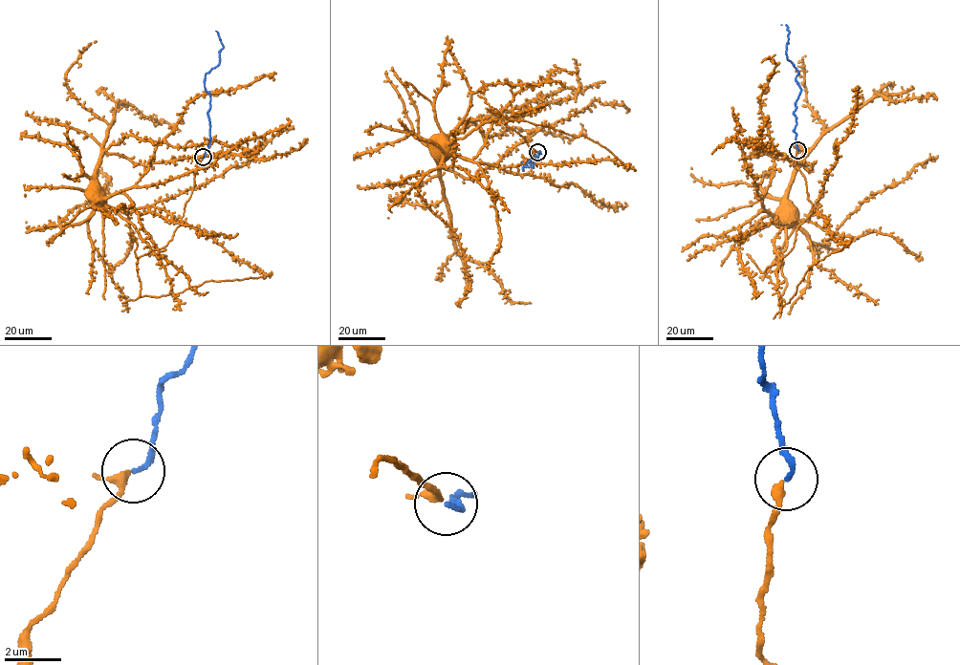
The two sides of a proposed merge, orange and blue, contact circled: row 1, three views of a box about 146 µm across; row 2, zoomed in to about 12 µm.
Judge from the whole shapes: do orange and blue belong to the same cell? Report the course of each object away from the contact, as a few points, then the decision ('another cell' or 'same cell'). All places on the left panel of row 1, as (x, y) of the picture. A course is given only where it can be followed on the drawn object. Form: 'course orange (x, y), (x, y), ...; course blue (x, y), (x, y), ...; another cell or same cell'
course orange (203, 158), (194, 171), (194, 184), (182, 222), (172, 239), (161, 248), (152, 250), (136, 227), (93, 194); course blue (203, 158), (210, 139), (207, 112), (210, 97), (204, 78), (219, 64), (223, 46), (216, 31); same cell

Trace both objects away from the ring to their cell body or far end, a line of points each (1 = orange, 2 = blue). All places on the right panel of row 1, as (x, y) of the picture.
1: (796, 150), (795, 163), (805, 180), (812, 213), (780, 258), (774, 247), (782, 228), (776, 215)
2: (797, 150), (794, 114), (800, 88), (796, 80), (798, 72), (786, 55), (789, 32), (787, 26), (781, 24)

